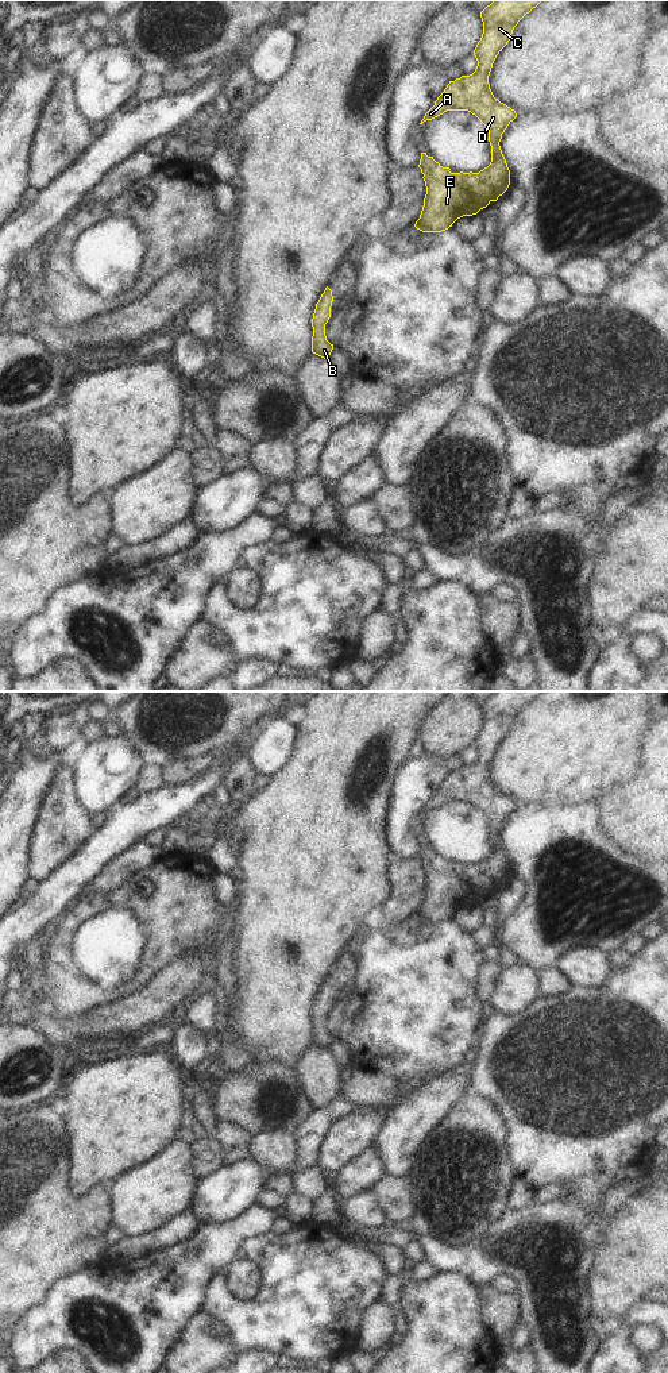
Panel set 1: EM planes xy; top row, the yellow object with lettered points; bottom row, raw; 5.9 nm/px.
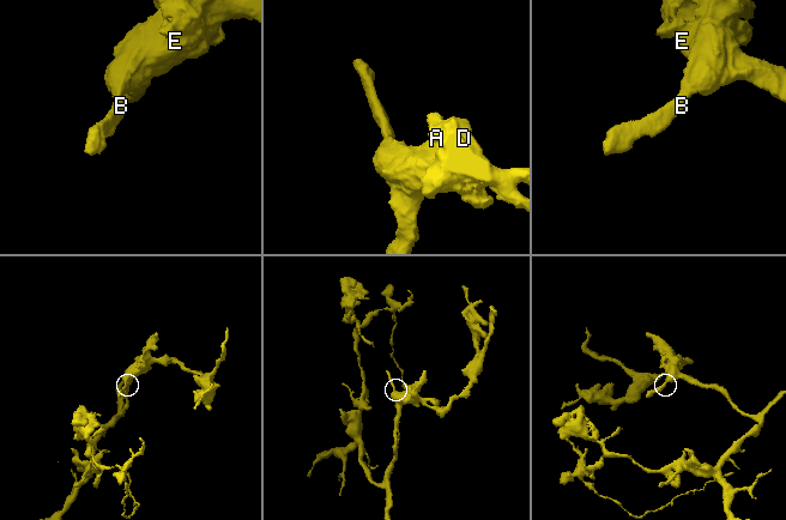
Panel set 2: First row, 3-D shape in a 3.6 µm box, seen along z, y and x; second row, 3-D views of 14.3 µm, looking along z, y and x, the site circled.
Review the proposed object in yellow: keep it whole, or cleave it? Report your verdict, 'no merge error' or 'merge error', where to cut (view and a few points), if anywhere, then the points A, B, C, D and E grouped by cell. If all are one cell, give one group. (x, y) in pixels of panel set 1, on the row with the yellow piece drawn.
no merge error; cut none; groups A B C D E

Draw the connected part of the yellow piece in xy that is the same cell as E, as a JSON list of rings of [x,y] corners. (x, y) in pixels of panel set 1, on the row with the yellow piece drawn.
[[[494,0],[482,12],[483,34],[478,42],[474,55],[478,61],[475,72],[470,76],[462,76],[455,81],[449,81],[444,92],[437,97],[435,105],[425,113],[420,124],[432,120],[447,111],[468,111],[475,115],[489,130],[489,142],[491,146],[491,162],[479,173],[451,173],[449,167],[443,167],[433,157],[421,153],[418,167],[424,174],[426,194],[420,219],[414,227],[422,232],[441,232],[452,227],[452,224],[463,217],[476,215],[491,201],[497,201],[510,185],[510,170],[502,154],[499,142],[507,126],[517,117],[514,109],[494,97],[489,76],[497,55],[510,41],[514,27],[518,22],[536,8],[544,0]]]

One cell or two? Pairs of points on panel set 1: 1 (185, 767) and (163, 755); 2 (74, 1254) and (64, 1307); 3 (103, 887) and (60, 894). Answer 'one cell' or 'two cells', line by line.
1: two cells
2: two cells
3: two cells

